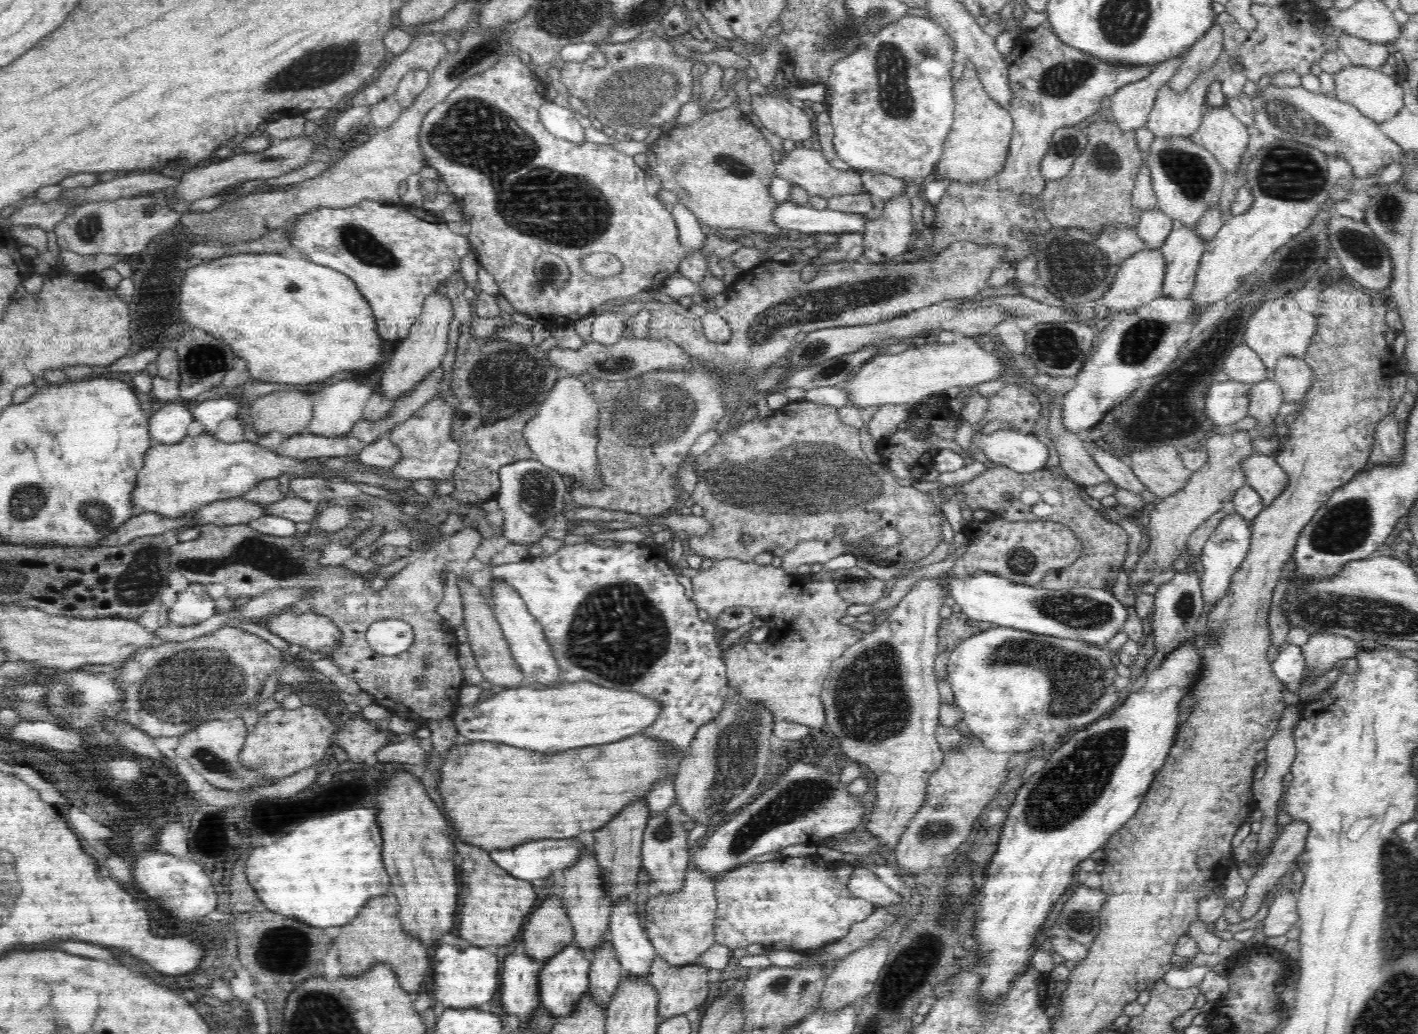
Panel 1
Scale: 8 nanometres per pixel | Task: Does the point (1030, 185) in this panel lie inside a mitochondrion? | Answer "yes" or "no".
no

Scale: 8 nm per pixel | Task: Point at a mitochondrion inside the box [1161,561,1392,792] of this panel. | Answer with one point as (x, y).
(1184, 605)

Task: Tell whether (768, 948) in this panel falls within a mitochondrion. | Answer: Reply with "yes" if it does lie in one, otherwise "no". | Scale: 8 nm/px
no

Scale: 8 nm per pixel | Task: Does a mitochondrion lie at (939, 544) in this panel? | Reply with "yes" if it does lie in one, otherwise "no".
no

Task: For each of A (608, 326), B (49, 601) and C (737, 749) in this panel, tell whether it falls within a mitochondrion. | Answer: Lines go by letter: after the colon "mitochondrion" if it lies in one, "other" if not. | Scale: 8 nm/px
A: other
B: other
C: mitochondrion

